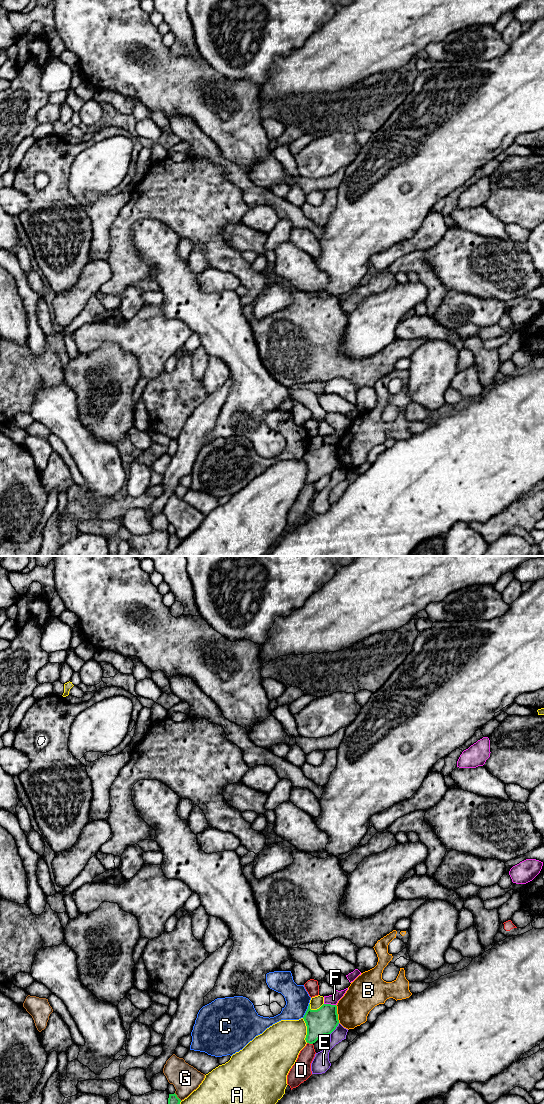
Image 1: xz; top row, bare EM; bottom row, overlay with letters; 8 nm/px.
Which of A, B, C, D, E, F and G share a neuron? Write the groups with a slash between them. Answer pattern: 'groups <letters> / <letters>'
groups A / B / C / D / E / F / G

